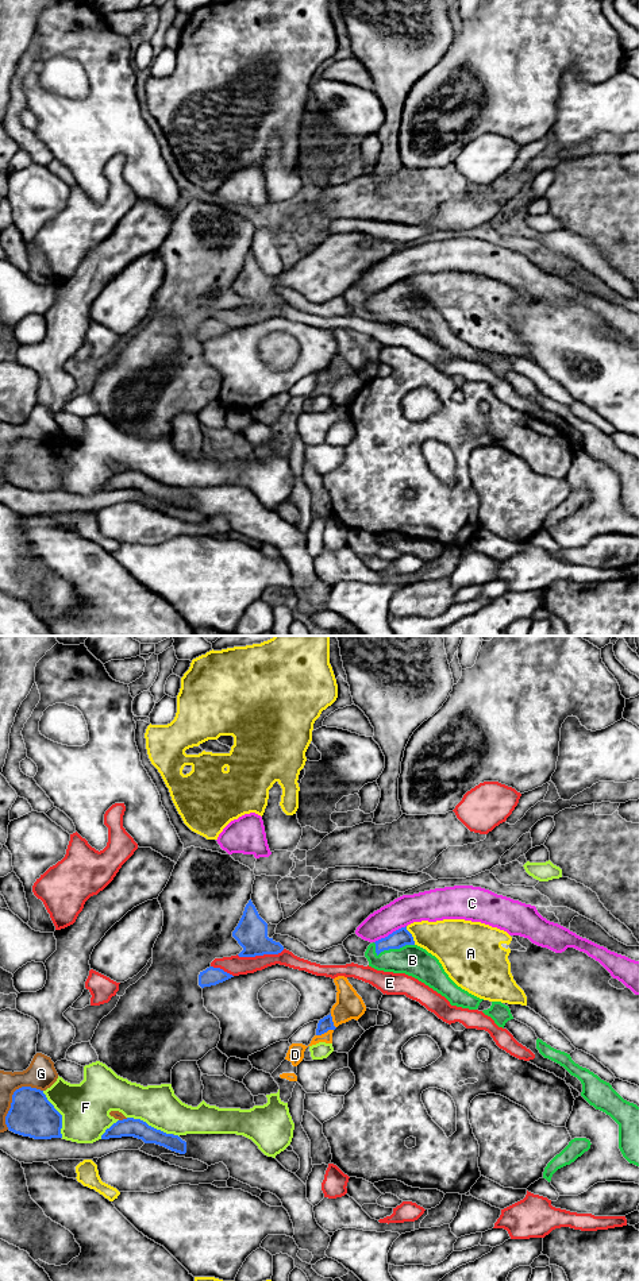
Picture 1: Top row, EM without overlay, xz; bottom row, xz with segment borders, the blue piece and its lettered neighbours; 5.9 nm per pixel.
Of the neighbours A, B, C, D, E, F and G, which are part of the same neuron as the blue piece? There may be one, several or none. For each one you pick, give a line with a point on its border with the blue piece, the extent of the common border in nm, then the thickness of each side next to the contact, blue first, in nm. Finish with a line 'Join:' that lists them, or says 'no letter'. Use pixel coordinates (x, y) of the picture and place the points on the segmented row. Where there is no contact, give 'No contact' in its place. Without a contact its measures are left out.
B: Touches blue at xz (391, 948). Shared border 240 nm. Thickness 110 nm (blue) against 190 nm
Join: B

